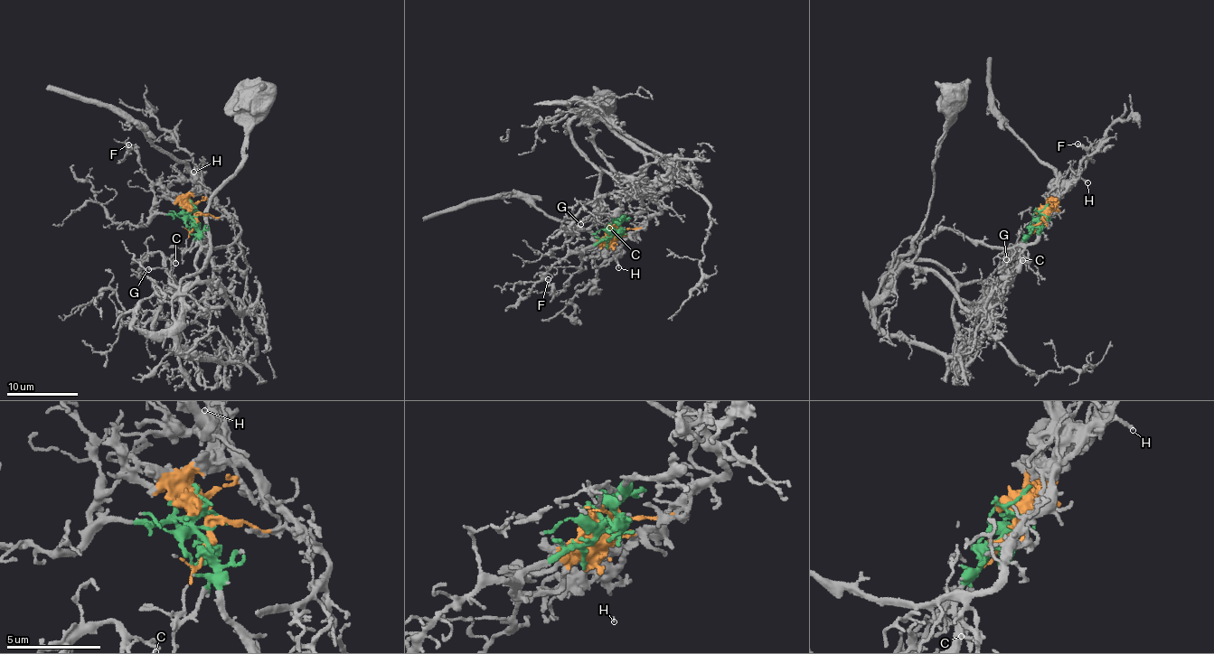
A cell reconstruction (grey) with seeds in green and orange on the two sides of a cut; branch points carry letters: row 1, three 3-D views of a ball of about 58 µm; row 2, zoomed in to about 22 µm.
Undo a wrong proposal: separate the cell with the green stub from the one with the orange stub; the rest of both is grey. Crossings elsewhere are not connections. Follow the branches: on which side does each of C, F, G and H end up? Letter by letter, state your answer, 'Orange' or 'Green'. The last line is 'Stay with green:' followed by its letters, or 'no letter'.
C: Green
F: Green
G: Green
H: Orange
Stay with green: C, F, G

